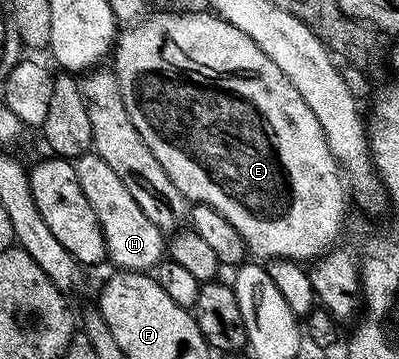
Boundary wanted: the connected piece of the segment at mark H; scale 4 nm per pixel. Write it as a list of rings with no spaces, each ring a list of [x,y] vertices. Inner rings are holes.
[[[96,152],[76,159],[73,167],[79,188],[83,188],[83,196],[87,196],[91,208],[95,208],[95,216],[105,237],[108,261],[113,261],[117,270],[152,271],[162,261],[167,250],[167,238],[163,231],[151,224],[151,220],[147,220],[147,215],[139,209],[139,204],[135,204],[131,192],[127,192],[123,180],[119,180],[119,176],[107,165],[107,160],[100,158]]]

